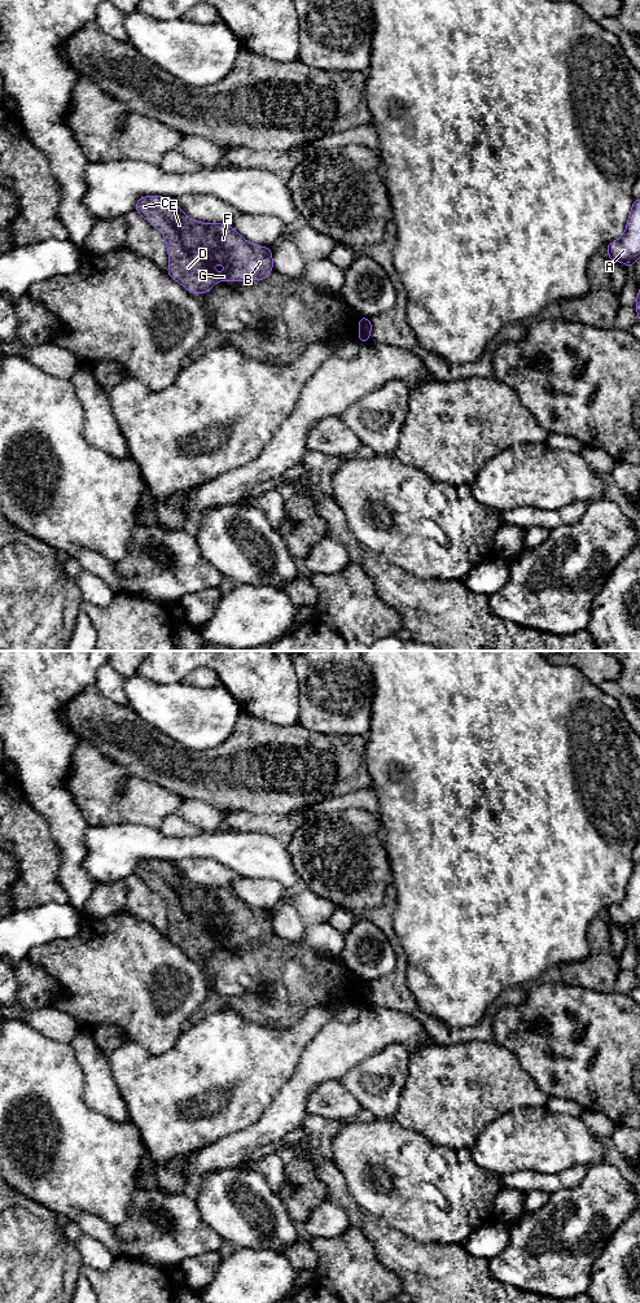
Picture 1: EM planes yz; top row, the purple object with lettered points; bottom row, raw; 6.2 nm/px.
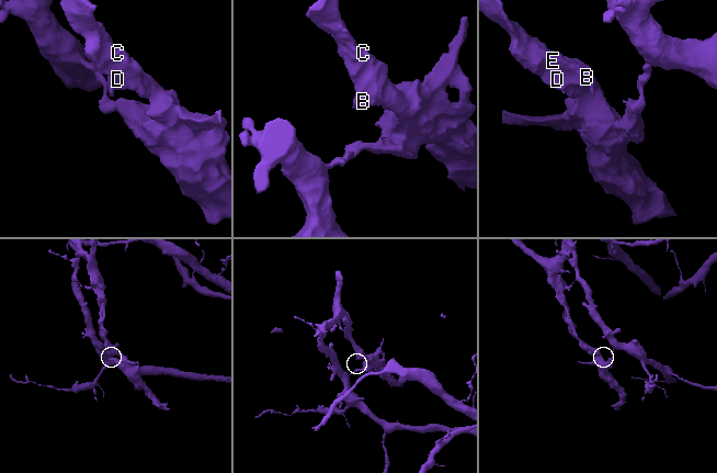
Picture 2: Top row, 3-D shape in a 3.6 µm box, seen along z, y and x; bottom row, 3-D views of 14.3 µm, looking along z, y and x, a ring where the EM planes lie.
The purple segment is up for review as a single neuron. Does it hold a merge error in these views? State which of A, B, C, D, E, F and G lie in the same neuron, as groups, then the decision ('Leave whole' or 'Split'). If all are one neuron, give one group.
Groups: A / B C D E F G. Split

